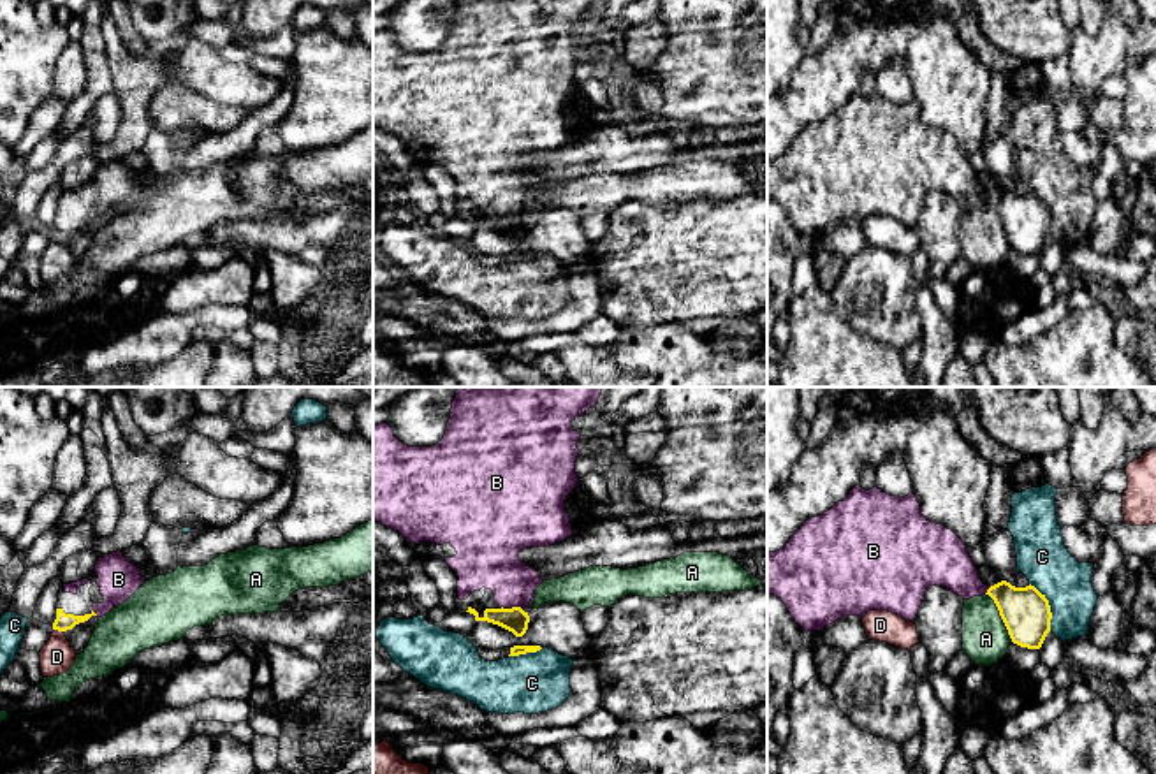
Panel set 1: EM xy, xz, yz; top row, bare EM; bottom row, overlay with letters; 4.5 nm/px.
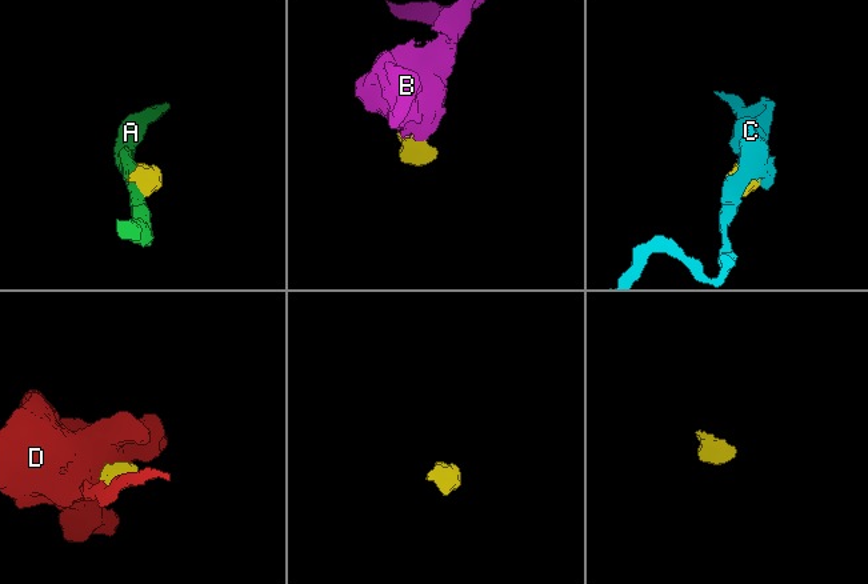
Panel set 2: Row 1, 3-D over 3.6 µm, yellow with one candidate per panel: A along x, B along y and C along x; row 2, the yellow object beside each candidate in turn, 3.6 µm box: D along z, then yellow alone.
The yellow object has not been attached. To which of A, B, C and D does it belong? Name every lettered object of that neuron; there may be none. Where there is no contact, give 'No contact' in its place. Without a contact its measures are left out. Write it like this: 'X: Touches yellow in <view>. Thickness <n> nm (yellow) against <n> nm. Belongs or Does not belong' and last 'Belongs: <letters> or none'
A: Touches yellow in yz. Thickness 220 nm (yellow) against 220 nm. Does not belong
B: Touches yellow in xz. Thickness 120 nm (yellow) against 260 nm. Belongs
C: Touches yellow in yz. Thickness 220 nm (yellow) against 220 nm. Does not belong
D: Touches yellow in xy. Thickness 80 nm (yellow) against 160 nm. Does not belong
Belongs: B

